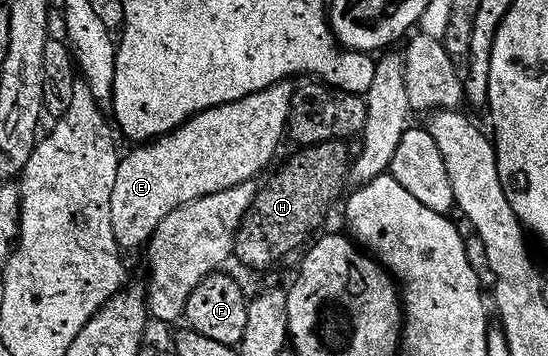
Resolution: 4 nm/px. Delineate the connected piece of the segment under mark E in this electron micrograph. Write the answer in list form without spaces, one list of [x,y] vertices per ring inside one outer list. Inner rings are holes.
[[[290,82],[278,83],[241,101],[193,115],[176,131],[124,154],[119,160],[111,202],[113,237],[117,237],[120,248],[146,248],[161,221],[173,209],[189,205],[189,201],[258,180],[258,175],[274,161],[279,142],[285,139],[294,96],[295,87]]]

